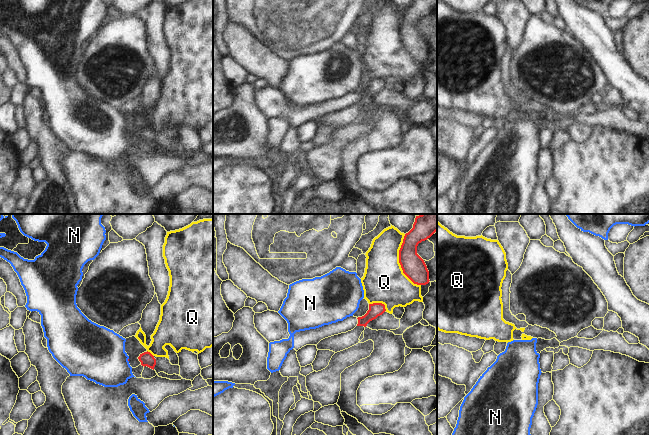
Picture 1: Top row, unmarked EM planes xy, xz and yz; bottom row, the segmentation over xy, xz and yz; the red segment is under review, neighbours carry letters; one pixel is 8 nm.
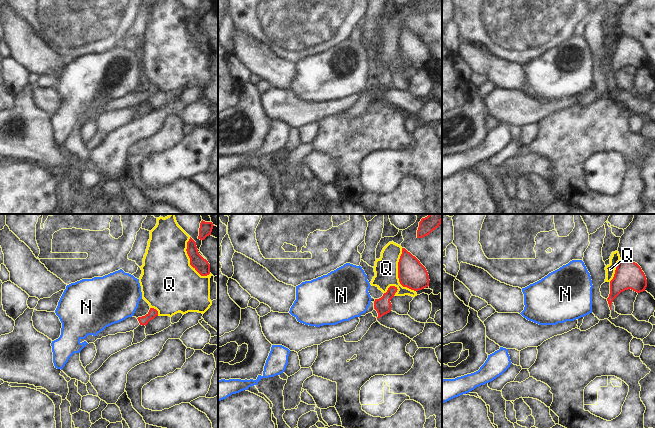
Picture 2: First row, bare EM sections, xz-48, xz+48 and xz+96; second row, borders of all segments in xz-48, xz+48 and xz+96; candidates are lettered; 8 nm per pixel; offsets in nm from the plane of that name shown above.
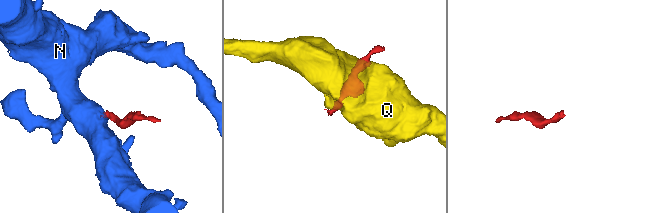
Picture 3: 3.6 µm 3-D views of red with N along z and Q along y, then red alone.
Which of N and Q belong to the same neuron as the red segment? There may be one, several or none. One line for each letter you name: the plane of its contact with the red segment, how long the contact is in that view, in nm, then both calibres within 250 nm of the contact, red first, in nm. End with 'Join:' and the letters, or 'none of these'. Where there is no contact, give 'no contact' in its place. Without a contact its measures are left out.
Join: none of these

